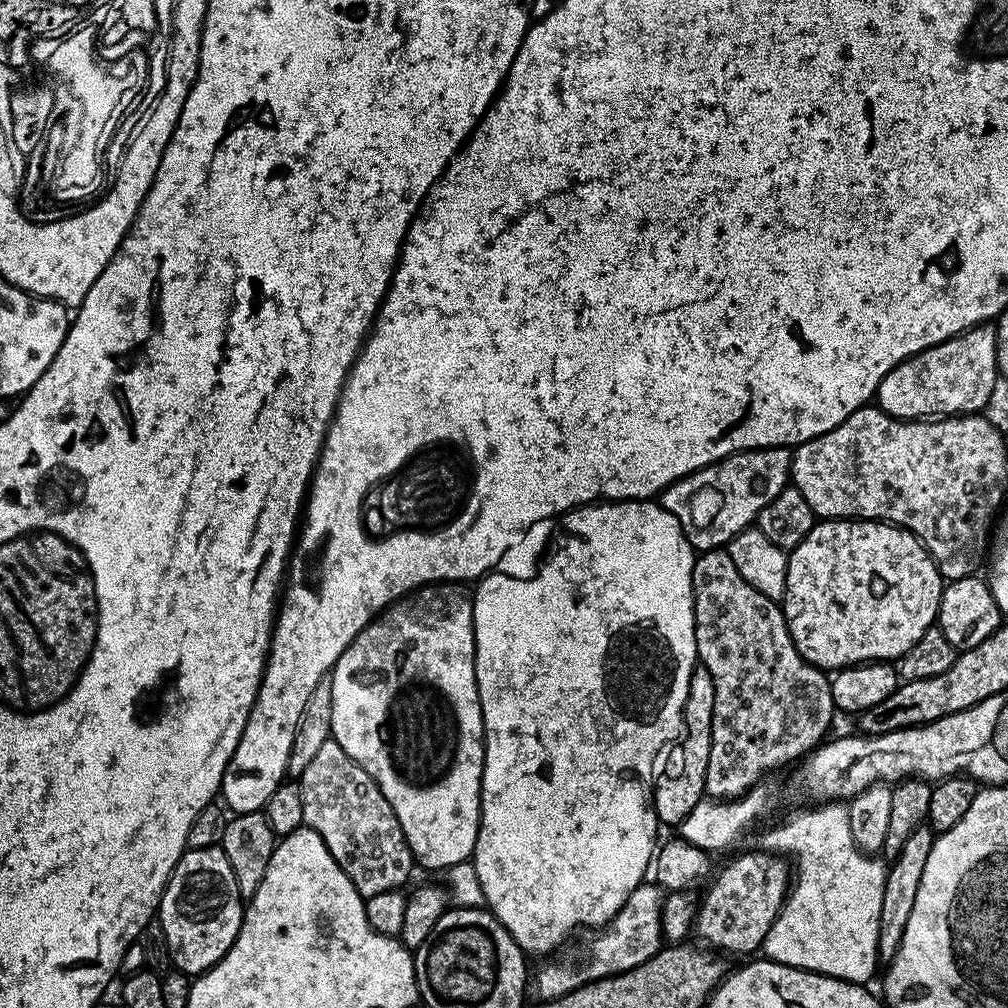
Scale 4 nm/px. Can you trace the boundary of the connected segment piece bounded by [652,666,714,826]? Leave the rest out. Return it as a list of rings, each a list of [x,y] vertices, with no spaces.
[[[703,666],[692,669],[690,674],[690,690],[684,703],[684,721],[678,737],[676,749],[668,760],[668,772],[655,777],[652,789],[652,805],[656,811],[656,819],[661,825],[678,826],[688,817],[690,810],[705,799],[704,783],[706,782],[706,762],[710,762],[710,738],[714,726],[714,678],[710,678],[710,670]]]

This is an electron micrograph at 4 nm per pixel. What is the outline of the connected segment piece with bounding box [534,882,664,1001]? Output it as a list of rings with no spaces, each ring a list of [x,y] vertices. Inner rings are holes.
[[[642,882],[632,891],[630,898],[614,914],[607,925],[593,931],[589,940],[584,940],[576,949],[564,946],[543,961],[540,969],[534,972],[534,988],[541,1001],[557,1000],[587,984],[595,984],[607,976],[617,976],[642,966],[662,947],[662,906],[664,896],[661,889],[652,882]]]

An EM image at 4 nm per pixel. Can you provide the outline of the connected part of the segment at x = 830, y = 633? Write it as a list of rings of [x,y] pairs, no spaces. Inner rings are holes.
[[[849,518],[847,520],[821,519],[812,529],[810,534],[798,546],[788,552],[788,569],[786,570],[786,590],[782,607],[784,616],[788,619],[788,633],[802,658],[810,662],[815,668],[825,670],[839,670],[851,668],[853,664],[866,664],[869,662],[895,662],[899,660],[922,634],[926,634],[928,628],[937,623],[940,614],[940,596],[944,592],[945,581],[936,569],[936,563],[932,556],[924,549],[924,545],[914,533],[907,532],[905,528],[898,528],[894,524],[881,522],[879,520],[858,520]]]

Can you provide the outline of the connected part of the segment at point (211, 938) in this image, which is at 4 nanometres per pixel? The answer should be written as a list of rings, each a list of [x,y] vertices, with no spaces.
[[[219,846],[188,848],[174,866],[172,877],[160,895],[158,909],[158,919],[166,934],[172,964],[179,971],[189,974],[213,968],[238,938],[245,907],[234,870],[224,851]]]

